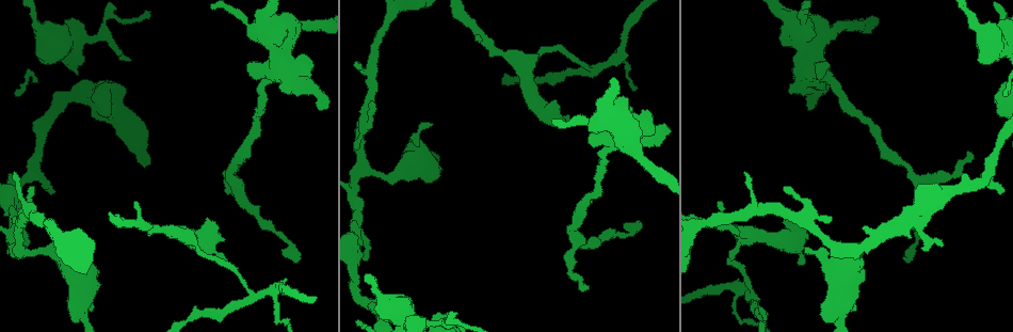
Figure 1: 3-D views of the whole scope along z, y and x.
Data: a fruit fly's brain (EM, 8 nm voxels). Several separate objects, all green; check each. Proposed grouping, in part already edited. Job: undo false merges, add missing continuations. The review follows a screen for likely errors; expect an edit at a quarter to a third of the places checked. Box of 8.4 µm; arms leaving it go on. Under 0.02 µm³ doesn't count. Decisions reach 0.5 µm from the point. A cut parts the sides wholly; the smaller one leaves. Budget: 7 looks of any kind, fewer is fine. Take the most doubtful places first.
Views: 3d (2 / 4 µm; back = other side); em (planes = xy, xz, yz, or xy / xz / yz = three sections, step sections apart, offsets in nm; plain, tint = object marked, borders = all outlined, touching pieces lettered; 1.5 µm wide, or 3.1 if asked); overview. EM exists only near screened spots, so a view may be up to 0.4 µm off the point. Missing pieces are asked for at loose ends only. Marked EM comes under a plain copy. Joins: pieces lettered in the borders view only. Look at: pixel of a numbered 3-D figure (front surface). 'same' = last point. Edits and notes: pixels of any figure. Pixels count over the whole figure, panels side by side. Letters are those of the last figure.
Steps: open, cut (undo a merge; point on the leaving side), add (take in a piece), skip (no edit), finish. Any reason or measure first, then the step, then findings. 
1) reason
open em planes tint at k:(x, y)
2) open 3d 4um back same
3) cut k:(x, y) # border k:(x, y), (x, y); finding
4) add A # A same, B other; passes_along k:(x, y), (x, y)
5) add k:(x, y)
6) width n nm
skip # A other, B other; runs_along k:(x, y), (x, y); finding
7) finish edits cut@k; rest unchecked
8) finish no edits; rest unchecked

open 3d 4um back at 1:(430, 124)

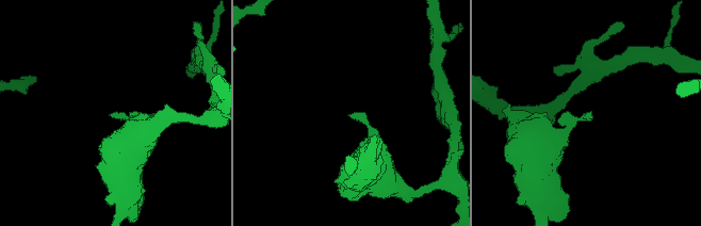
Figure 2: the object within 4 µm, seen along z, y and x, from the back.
now the EM
open em planes borders at 2:(109, 114)

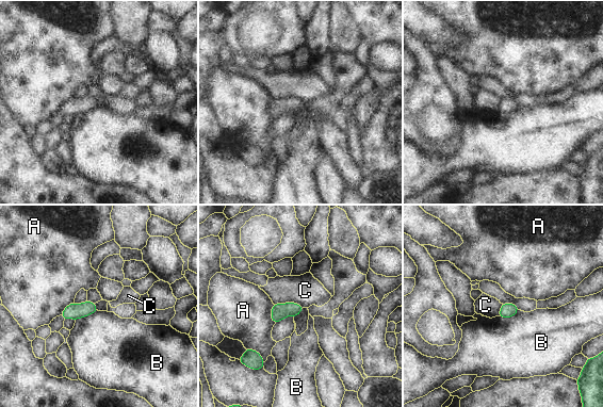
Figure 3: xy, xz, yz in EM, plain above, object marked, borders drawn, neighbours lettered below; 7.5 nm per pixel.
longest_contact C 260 nm
skip # A other, B other, C other; none of them fits

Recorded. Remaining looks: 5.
three arms meet
open em xy step 8 tint at 1:(592, 67)

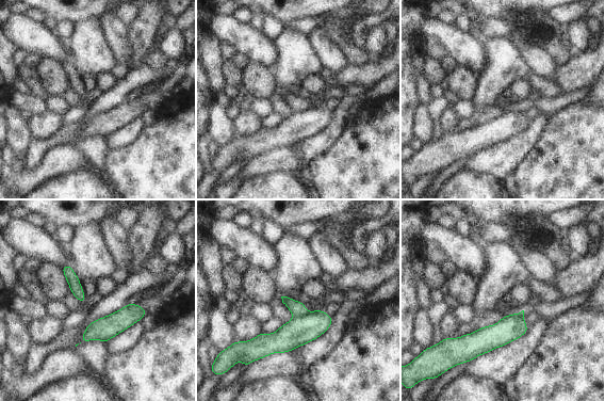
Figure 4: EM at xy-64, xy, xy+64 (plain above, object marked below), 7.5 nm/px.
cut it another way
open em planes borders same

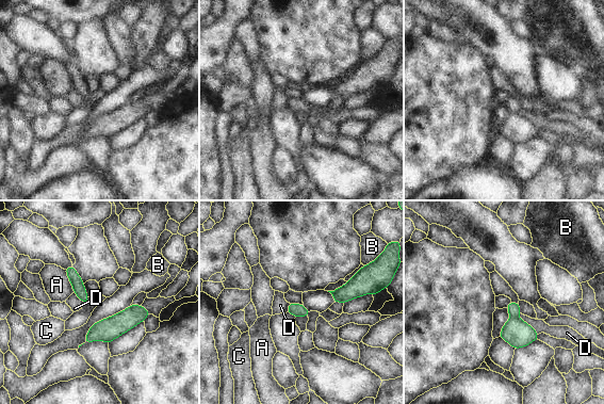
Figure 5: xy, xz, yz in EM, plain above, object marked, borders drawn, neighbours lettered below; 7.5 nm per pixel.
cut 5:(519, 334) # A other, B other, C other, D other; border 5:(517, 316), (510, 318); a second cell is stuck on

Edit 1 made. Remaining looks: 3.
thin end
open em xy step 8 tint at 1:(583, 284)

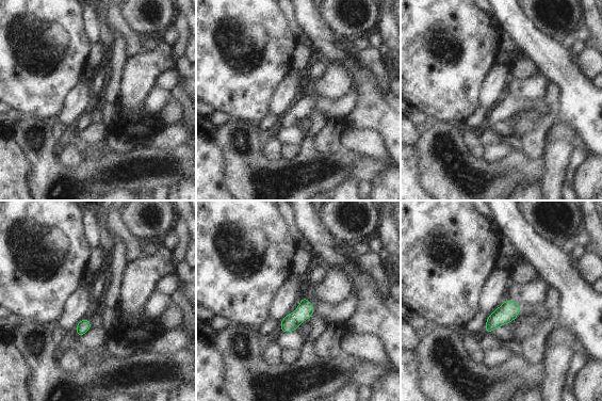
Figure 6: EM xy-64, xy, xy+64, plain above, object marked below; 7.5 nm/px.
open em planes borders same

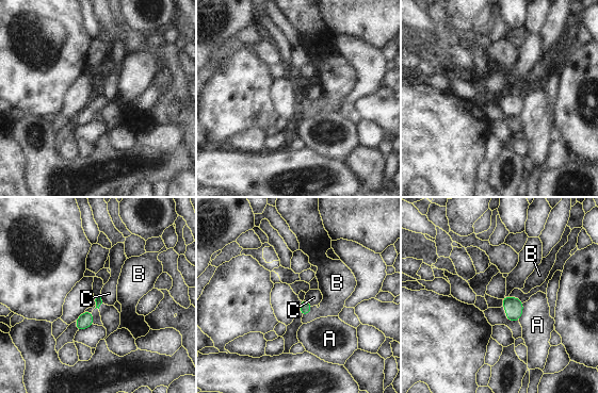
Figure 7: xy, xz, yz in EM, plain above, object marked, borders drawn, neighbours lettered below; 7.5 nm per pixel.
skip # A other, B other, C other; border 7:(304, 298), (312, 306); no lettered piece goes on from it

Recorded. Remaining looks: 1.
finish edits cut@5; rest unchecked

